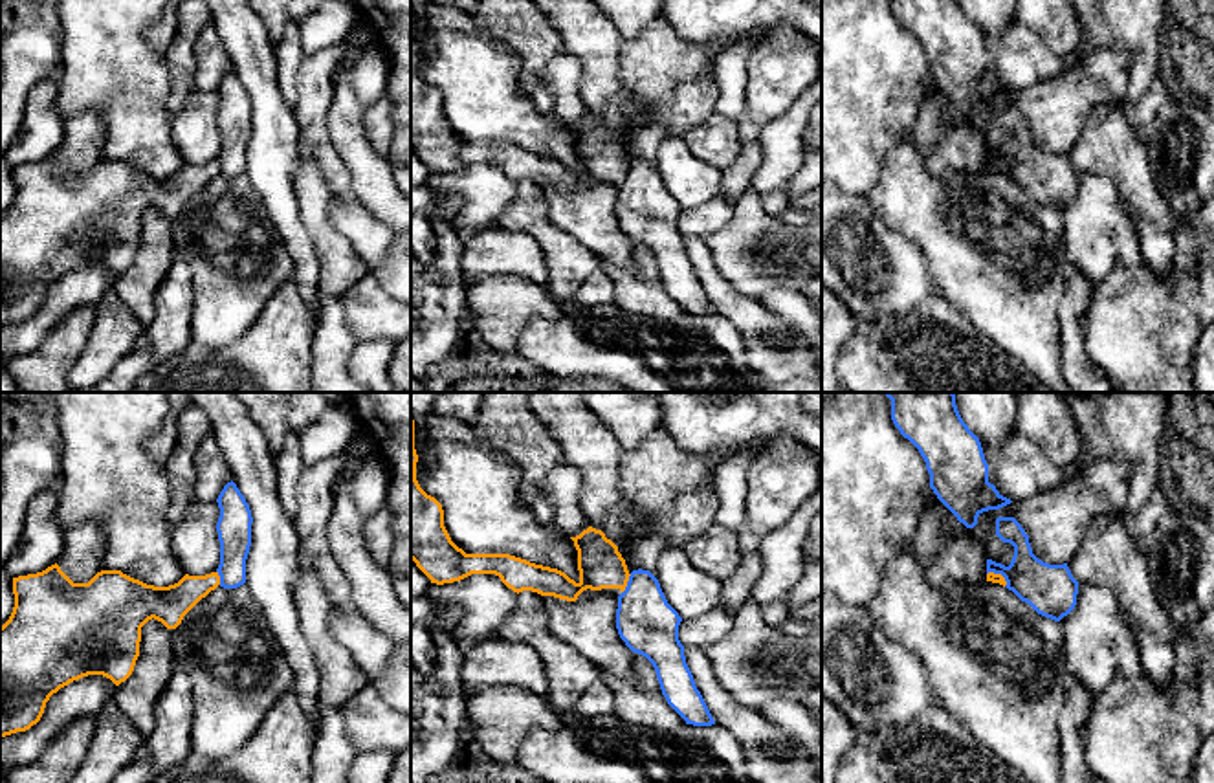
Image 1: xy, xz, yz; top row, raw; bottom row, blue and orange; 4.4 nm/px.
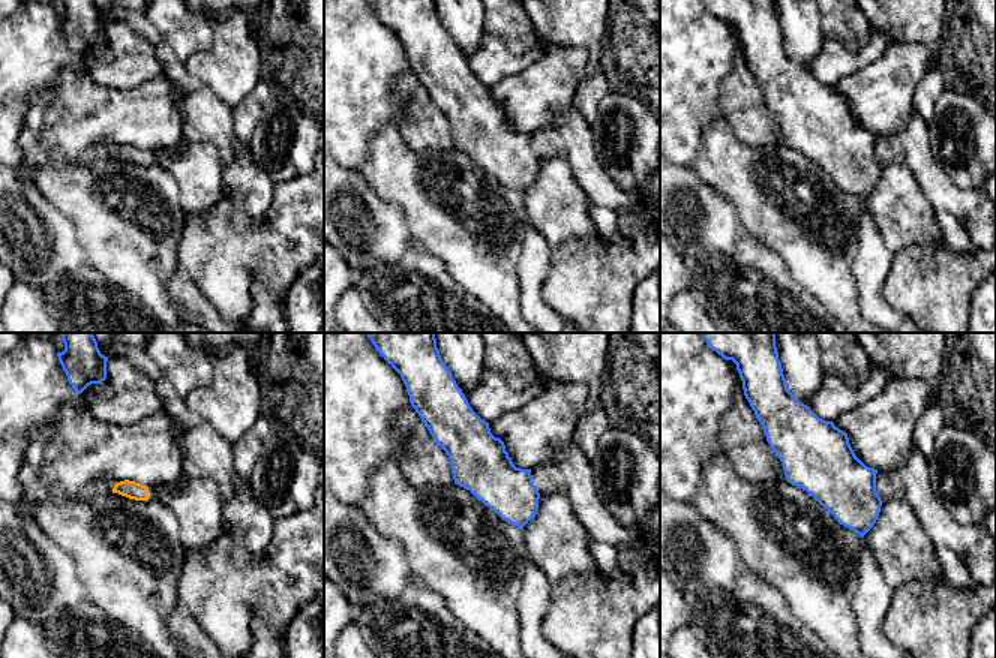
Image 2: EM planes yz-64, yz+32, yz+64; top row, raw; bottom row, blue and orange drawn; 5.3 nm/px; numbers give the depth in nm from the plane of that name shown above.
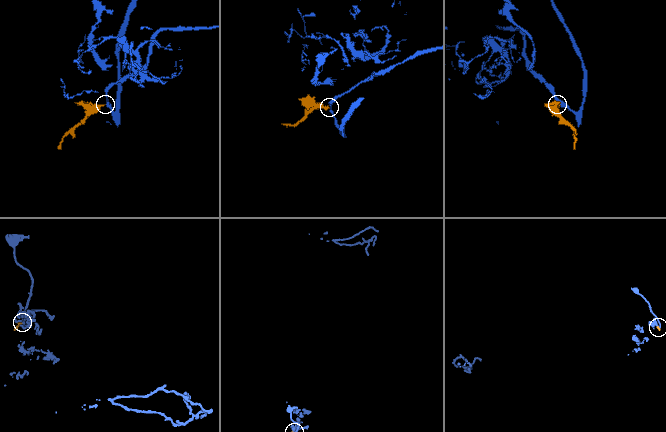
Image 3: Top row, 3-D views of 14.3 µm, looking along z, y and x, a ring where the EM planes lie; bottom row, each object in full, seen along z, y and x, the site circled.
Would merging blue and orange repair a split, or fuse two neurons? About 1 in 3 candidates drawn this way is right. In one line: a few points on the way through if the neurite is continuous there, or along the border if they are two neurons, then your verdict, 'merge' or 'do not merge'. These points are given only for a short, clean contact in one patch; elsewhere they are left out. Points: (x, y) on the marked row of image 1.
border along xz (631, 574), (622, 593); do not merge

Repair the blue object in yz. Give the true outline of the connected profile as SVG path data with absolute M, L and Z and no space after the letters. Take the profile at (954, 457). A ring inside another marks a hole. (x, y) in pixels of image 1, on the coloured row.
M954 392L884 394L891 400L891 420L895 427L919 449L926 462L930 488L959 523L974 528L983 512L999 510L1012 502L988 482L988 464L981 442L963 422Z

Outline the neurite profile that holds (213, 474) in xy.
M207 435L198 444L194 453L194 469L194 501L200 502L215 502L224 486L233 480L231 469L213 435Z

